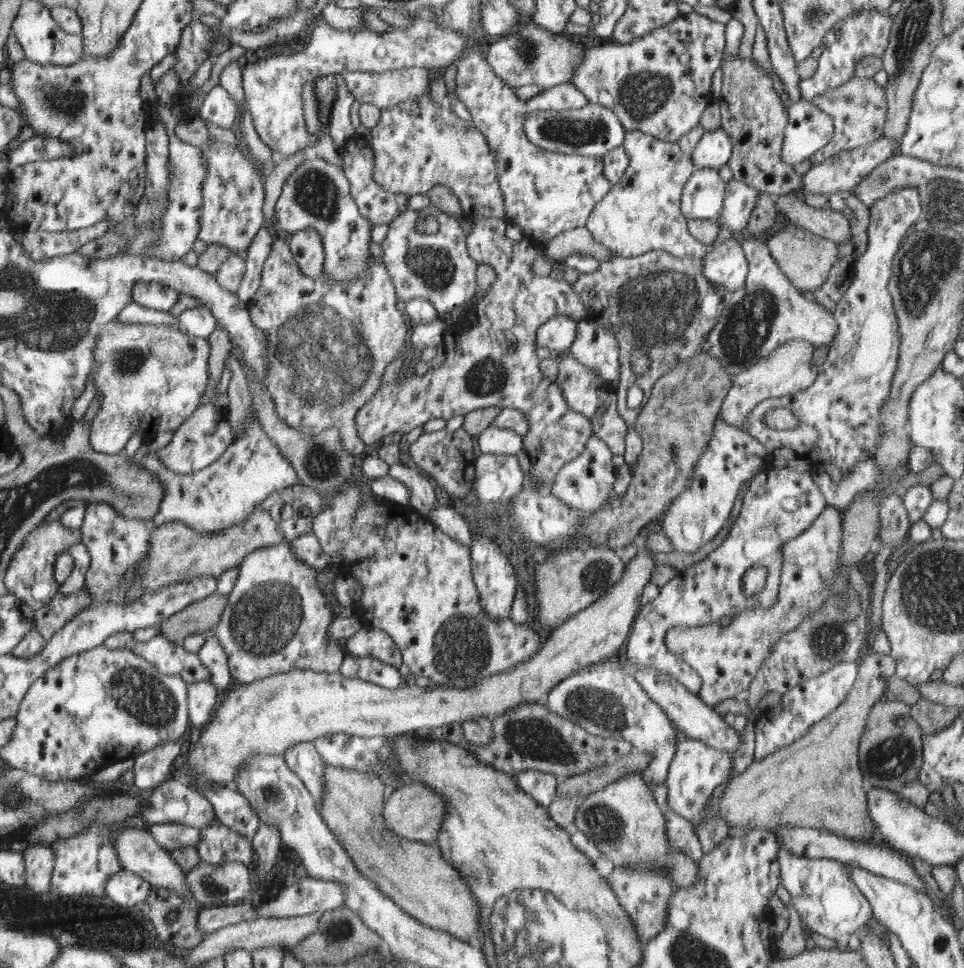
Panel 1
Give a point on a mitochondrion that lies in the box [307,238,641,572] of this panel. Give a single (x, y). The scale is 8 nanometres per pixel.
(434, 267)

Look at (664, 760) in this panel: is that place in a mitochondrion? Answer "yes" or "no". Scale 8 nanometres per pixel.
no

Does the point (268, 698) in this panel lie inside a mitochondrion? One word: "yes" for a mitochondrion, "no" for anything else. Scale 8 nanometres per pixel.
yes

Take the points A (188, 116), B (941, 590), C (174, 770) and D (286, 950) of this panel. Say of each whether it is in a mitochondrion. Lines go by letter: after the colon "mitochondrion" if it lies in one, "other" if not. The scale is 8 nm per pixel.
A: other
B: mitochondrion
C: other
D: other

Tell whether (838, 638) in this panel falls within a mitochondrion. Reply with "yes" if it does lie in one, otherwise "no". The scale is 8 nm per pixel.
yes

